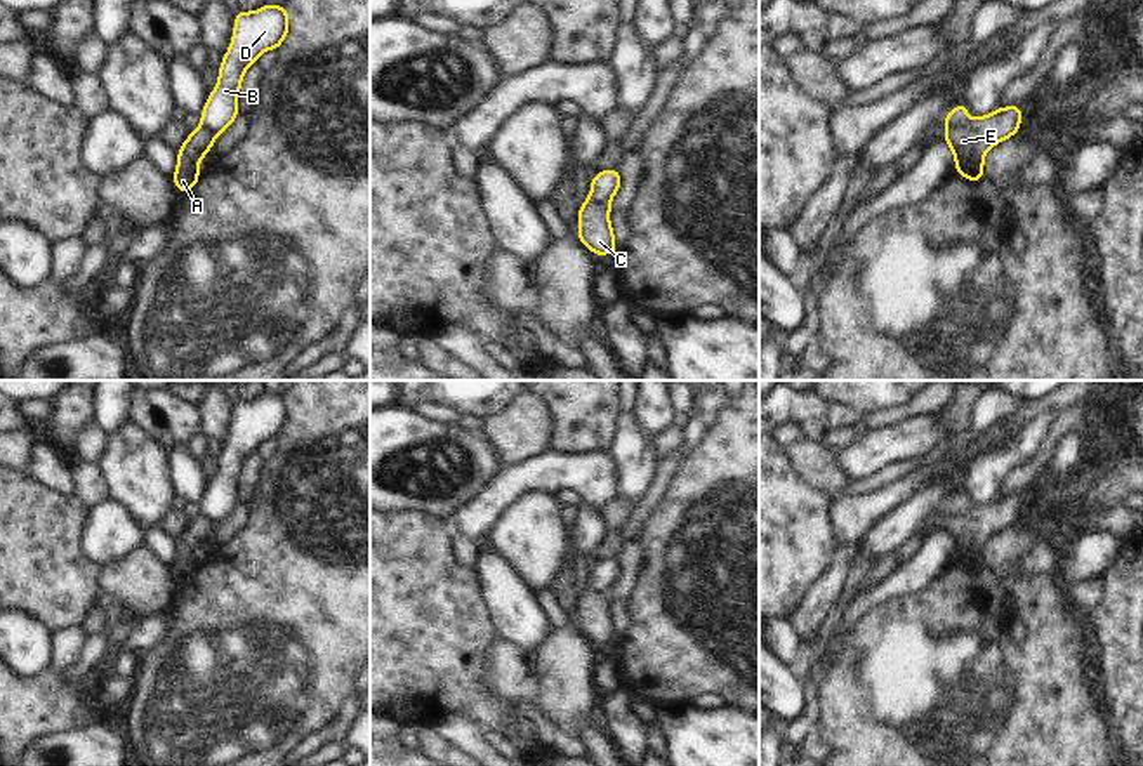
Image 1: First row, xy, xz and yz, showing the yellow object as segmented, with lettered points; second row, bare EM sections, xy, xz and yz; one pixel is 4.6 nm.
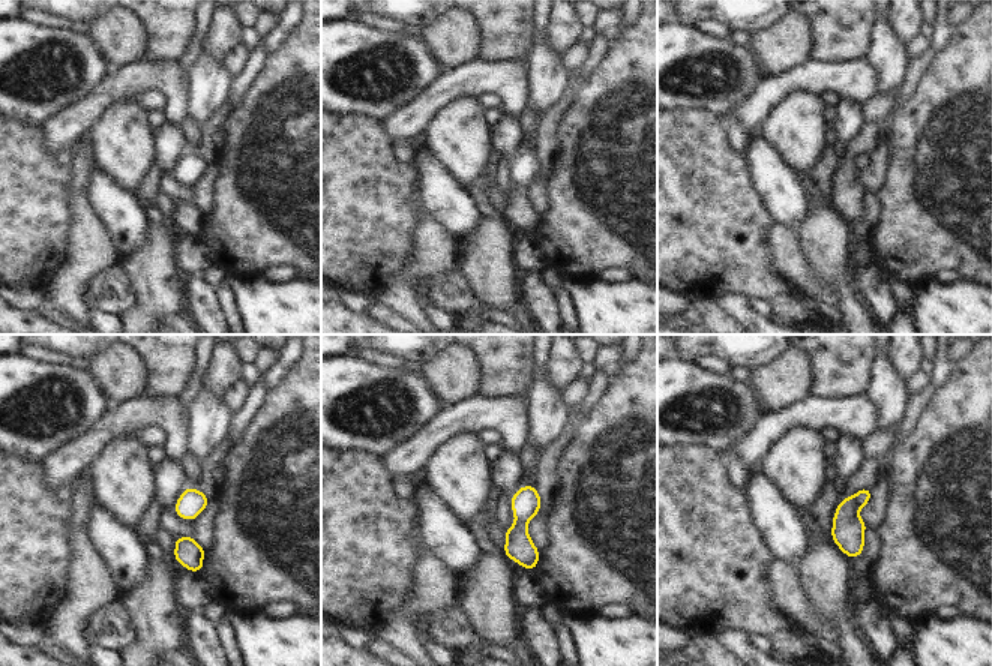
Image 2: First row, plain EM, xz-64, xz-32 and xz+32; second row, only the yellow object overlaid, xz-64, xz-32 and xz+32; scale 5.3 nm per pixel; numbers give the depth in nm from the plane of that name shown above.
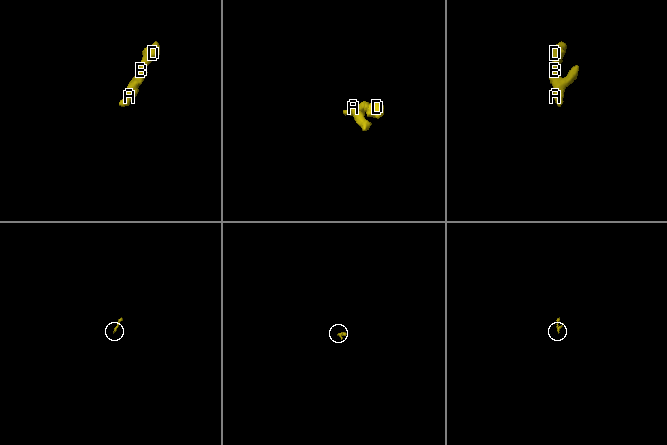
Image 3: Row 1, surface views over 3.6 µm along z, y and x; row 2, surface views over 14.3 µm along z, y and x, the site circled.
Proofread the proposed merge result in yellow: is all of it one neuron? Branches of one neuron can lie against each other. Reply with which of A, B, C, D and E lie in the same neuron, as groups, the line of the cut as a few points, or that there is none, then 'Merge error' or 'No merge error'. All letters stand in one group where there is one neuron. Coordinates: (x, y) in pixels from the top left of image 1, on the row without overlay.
Groups: A C E / B D. Split along xz (591, 582), (610, 596). Merge error

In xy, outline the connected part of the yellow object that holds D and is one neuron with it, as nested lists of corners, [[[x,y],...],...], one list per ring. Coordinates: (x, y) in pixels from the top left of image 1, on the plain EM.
[[[268,394],[255,401],[236,401],[233,429],[219,457],[219,472],[202,500],[202,512],[215,525],[224,521],[238,504],[236,486],[248,455],[257,446],[278,438],[288,422],[288,403],[283,394]]]

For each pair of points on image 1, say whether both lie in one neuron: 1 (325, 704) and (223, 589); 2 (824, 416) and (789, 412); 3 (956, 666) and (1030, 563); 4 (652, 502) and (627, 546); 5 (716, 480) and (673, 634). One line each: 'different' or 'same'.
1: same
2: same
3: different
4: same
5: same

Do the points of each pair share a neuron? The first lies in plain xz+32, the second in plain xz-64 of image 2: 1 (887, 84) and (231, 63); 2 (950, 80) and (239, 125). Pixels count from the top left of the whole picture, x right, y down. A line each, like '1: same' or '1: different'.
1: different
2: same

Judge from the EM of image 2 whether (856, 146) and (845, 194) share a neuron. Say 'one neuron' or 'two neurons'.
one neuron

